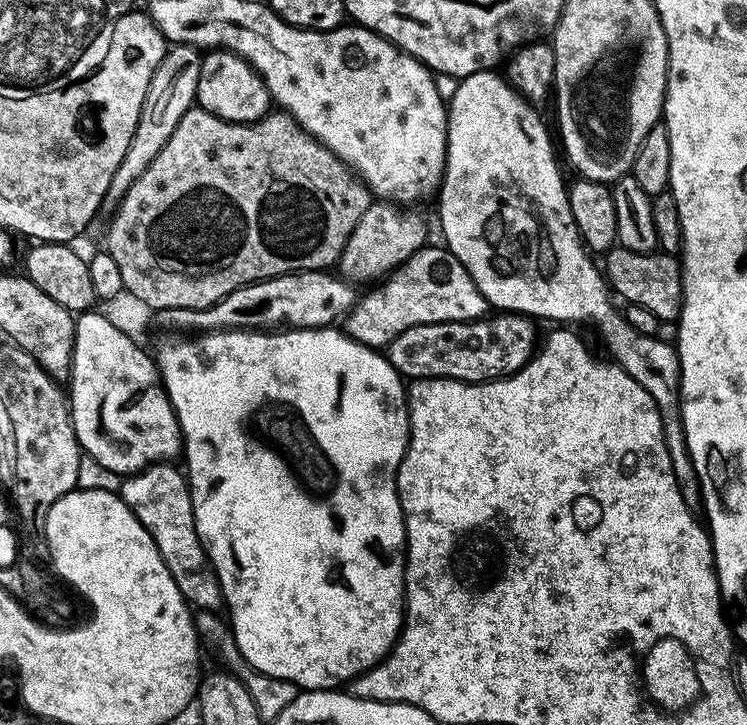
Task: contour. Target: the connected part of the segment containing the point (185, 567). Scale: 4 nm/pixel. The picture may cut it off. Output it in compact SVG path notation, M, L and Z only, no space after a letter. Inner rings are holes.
M155 462L139 472L125 475L118 495L154 538L158 554L162 554L162 562L166 562L178 590L189 605L200 610L216 610L222 604L220 583L212 562L208 559L208 553L200 543L194 522L192 495L185 473L181 469L179 472L178 469L171 468L172 466L168 462Z

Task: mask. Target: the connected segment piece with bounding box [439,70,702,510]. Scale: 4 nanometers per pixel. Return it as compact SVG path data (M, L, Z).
M489 70L463 77L447 105L448 154L442 183L439 185L443 243L458 258L458 262L462 262L481 297L487 303L489 300L496 310L507 310L529 318L541 316L544 320L560 320L556 322L573 320L576 324L593 324L596 327L597 334L608 347L607 355L622 370L626 370L626 374L630 374L630 378L634 378L634 382L638 382L638 386L642 386L650 398L654 398L664 423L664 441L682 498L689 508L699 509L702 504L700 483L686 446L684 424L680 421L680 357L675 347L669 341L667 344L660 340L659 335L647 336L634 330L623 311L612 305L609 285L601 269L592 265L593 257L576 229L568 201L566 179L556 165L556 152L552 149L551 138L538 120L537 111L525 102L503 75L496 74Z

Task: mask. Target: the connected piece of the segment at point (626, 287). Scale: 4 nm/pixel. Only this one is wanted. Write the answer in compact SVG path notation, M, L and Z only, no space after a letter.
M613 246L603 253L602 260L603 275L617 297L620 295L628 304L643 306L661 322L675 321L679 317L684 281L681 261L675 255L659 250L635 252L629 248Z

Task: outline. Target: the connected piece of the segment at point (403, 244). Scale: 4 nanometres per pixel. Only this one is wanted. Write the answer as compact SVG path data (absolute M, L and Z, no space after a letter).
M380 198L368 207L366 214L354 226L350 238L340 255L338 268L349 281L372 280L385 277L399 269L412 255L429 243L428 224L416 212L399 208L399 203Z

